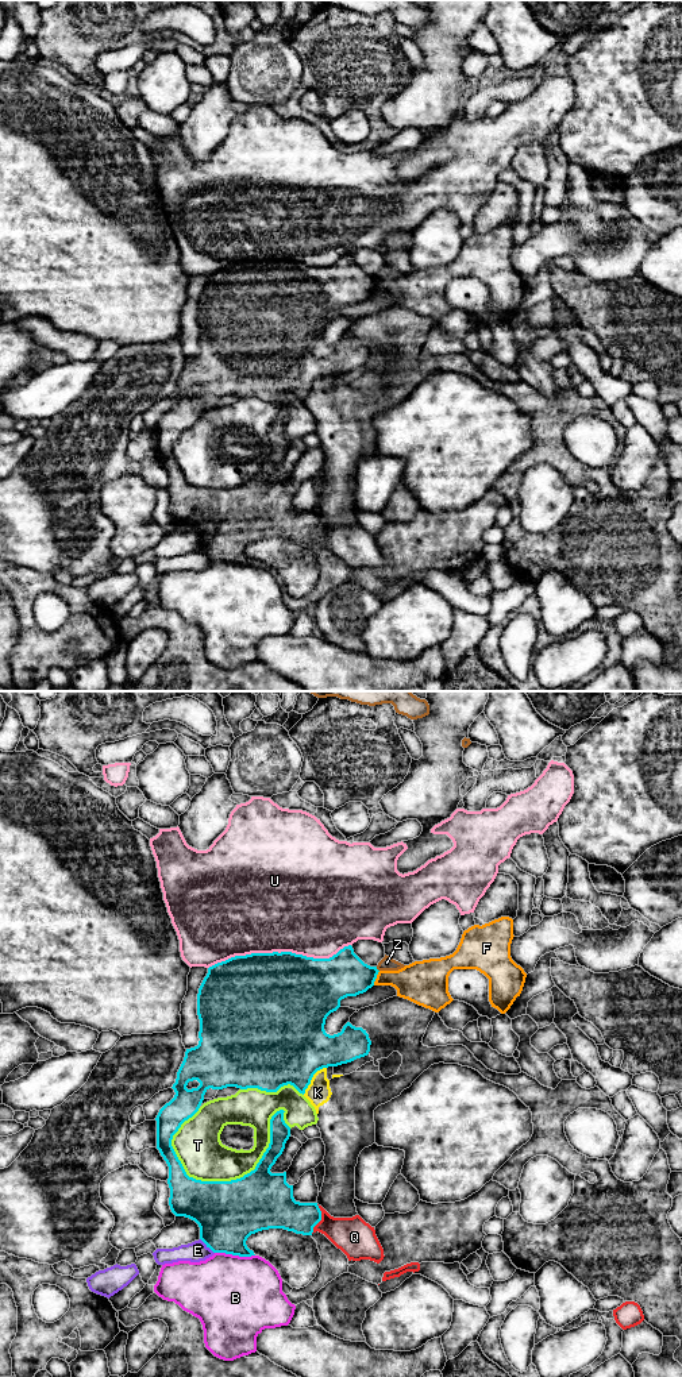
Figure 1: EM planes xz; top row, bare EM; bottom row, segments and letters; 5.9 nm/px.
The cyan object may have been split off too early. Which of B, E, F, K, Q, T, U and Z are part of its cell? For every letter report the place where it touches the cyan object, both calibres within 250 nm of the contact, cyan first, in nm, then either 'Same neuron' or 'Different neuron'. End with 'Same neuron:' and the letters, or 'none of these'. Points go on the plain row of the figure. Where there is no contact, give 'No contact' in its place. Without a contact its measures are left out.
B: Touches cyan at xz (235, 563). Thickness 380 nm (cyan) against 480 nm. Different neuron
E: Touches cyan at xz (207, 555). Thickness 380 nm (cyan) against 120 nm. Different neuron
F: Touches cyan at xz (376, 286). Thickness 260 nm (cyan) against 240 nm. Different neuron
K: Touches cyan at xz (311, 388). Thickness 460 nm (cyan) against 140 nm. Different neuron
Q: Touches cyan at xz (320, 528). Thickness 220 nm (cyan) against 220 nm. Different neuron
T: Touches cyan at xz (238, 488). Thickness 380 nm (cyan) against 280 nm. Different neuron
U: Touches cyan at xz (277, 261). Thickness 500 nm (cyan) against 500 nm. Different neuron
Z: Touches cyan at xz (377, 278). Thickness 260 nm (cyan) against 80 nm. Different neuron
Same neuron: none of these

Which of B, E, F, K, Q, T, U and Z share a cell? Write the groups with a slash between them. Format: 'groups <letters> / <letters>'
groups B / E / F / K / Q / T / U / Z

